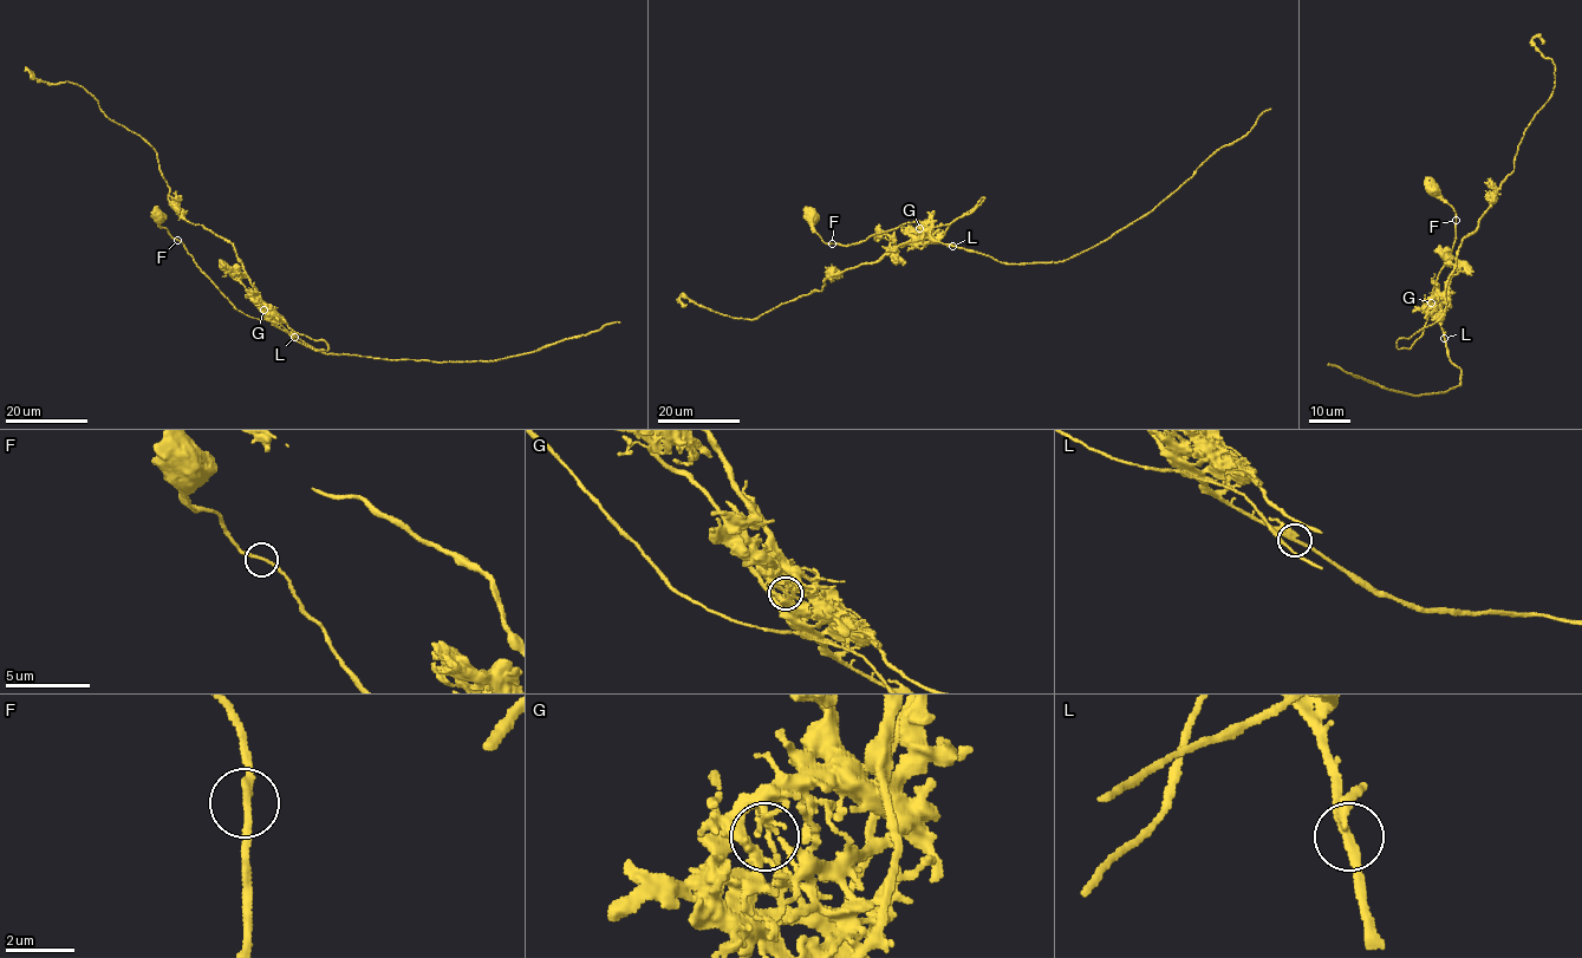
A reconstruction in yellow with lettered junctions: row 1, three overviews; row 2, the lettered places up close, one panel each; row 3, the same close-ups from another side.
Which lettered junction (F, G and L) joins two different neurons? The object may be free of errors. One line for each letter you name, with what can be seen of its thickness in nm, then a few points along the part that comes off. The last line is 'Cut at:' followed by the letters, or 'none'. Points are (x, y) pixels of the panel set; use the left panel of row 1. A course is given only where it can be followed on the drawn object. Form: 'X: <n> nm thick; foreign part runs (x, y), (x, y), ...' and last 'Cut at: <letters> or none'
G: 120 nm thick; foreign part runs (264, 311), (280, 328), (326, 353), (447, 363), (493, 362), (534, 352), (620, 323)
Cut at: G

